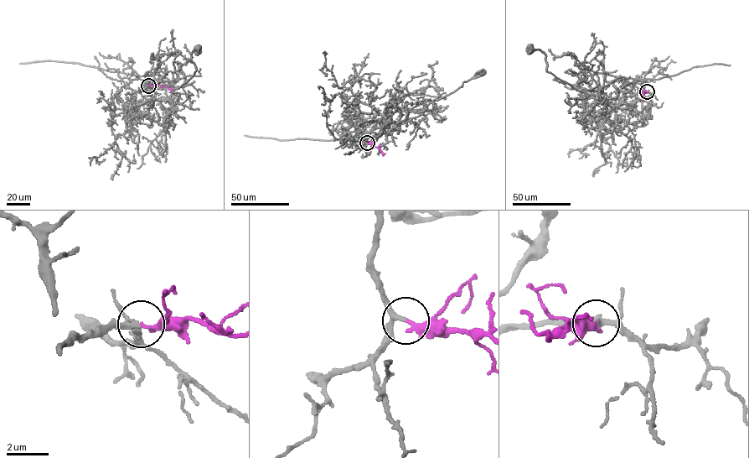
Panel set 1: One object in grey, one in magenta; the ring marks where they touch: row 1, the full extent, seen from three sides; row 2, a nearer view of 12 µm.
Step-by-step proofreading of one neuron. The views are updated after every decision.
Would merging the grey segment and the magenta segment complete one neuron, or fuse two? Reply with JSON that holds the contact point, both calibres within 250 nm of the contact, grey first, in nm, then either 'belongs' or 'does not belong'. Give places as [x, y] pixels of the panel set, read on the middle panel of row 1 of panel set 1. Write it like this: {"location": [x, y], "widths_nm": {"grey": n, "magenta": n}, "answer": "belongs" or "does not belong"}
{"location": [367, 143], "widths_nm": {"grey": 220, "magenta": 240}, "answer": "belongs"}

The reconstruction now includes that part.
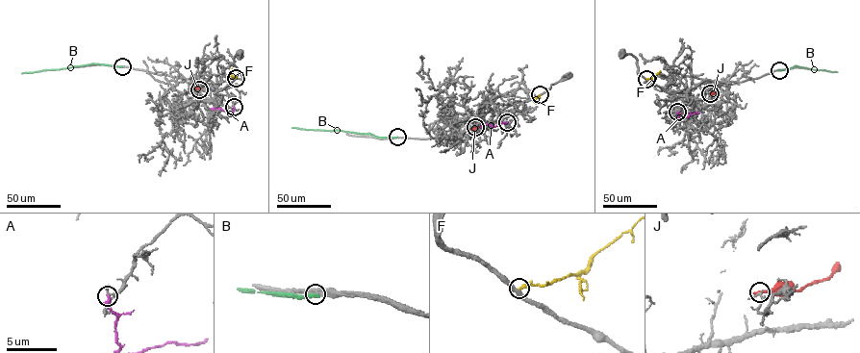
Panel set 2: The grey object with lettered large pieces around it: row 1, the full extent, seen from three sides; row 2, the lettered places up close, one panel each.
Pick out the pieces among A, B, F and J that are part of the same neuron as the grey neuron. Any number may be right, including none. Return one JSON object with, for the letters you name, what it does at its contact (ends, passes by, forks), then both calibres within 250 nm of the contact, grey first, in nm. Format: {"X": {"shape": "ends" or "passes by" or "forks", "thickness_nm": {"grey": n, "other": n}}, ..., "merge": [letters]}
{"merge": []}

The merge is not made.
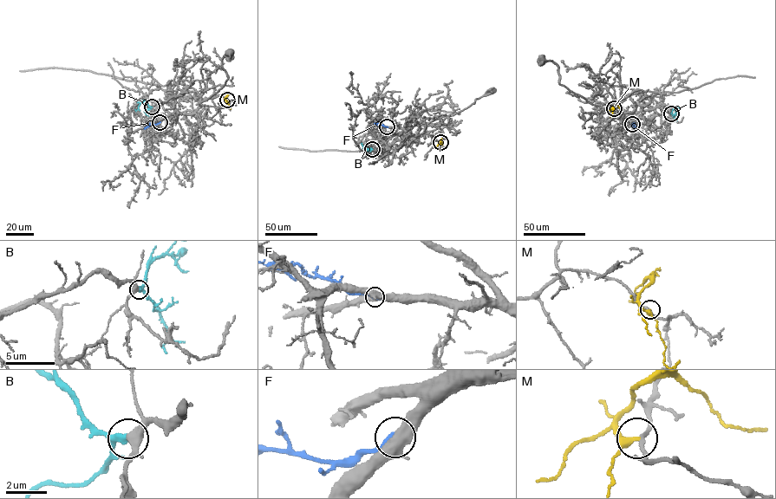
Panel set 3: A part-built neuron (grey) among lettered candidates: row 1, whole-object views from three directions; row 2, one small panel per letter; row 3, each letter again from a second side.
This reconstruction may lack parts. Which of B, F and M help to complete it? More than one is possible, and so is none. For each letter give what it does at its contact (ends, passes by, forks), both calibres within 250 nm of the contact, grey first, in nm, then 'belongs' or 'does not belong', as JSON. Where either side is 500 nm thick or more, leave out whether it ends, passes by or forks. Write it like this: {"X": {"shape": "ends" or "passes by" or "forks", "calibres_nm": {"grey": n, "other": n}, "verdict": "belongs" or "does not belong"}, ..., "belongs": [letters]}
{"B": {"shape": "passes by", "calibres_nm": {"grey": 360, "other": 260}, "verdict": "belongs"}, "F": {"calibres_nm": {"grey": 550, "other": 280}, "verdict": "does not belong"}, "M": {"shape": "passes by", "calibres_nm": {"grey": 170, "other": 260}, "verdict": "does not belong"}, "belongs": ["B"]}

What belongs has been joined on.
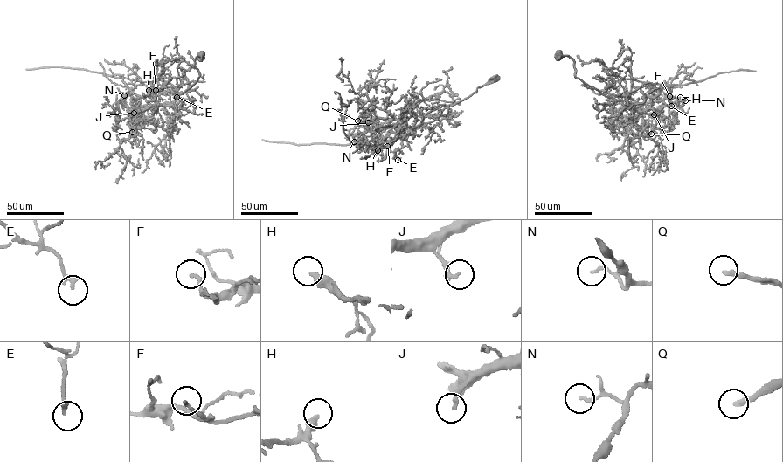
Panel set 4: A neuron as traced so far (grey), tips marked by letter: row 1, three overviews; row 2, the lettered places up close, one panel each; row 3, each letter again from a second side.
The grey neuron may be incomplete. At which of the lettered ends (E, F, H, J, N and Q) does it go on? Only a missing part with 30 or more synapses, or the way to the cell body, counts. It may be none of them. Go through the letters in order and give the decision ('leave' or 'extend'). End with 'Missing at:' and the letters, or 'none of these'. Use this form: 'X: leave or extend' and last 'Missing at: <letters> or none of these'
E: leave
F: leave
H: extend
J: extend
N: leave
Q: extend
Missing at: H, J, Q

